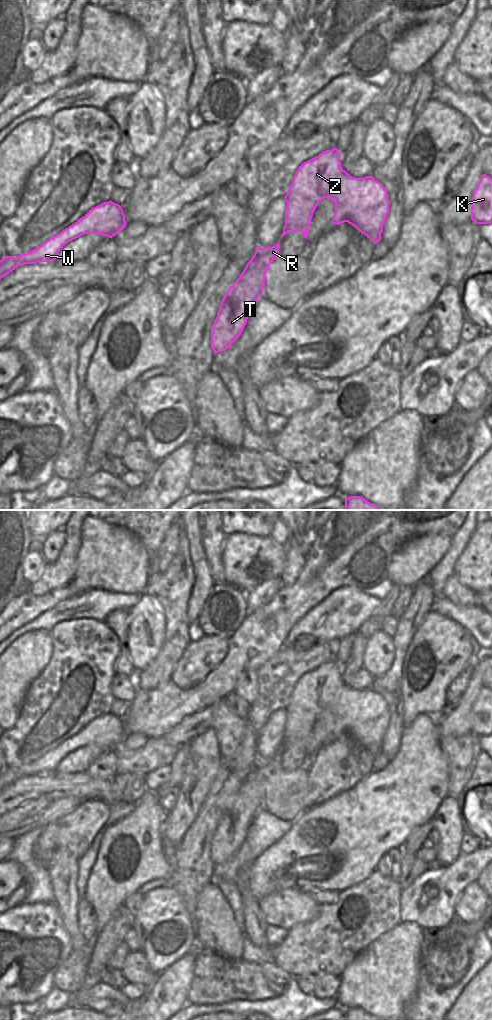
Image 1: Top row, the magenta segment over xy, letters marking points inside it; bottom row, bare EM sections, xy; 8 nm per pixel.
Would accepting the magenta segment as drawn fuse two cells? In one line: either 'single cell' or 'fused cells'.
single cell

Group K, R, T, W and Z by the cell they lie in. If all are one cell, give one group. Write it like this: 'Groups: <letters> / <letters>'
Groups: K R T W Z

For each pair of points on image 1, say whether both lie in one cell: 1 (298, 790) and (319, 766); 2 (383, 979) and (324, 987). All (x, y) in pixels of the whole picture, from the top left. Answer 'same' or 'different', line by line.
1: different
2: different

